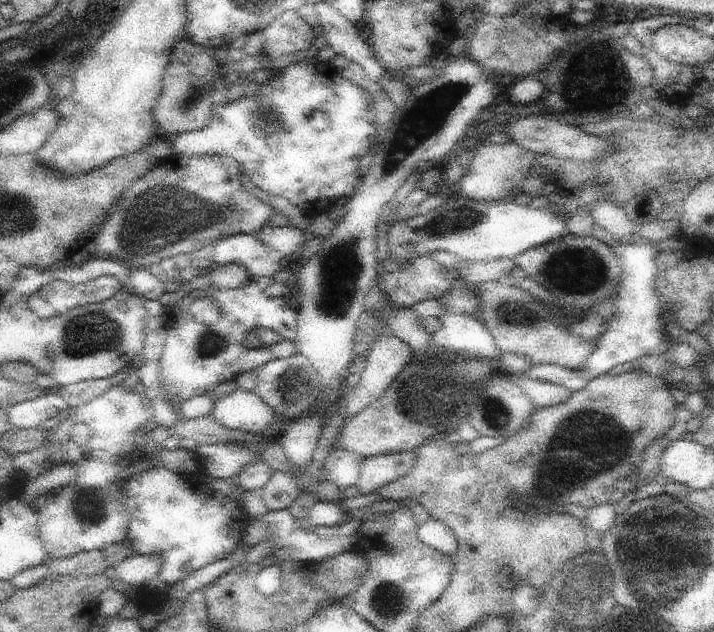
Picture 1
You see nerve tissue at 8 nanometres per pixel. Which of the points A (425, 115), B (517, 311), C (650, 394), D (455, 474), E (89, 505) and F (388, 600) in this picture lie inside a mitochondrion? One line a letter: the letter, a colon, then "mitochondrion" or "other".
A: mitochondrion
B: mitochondrion
C: other
D: other
E: mitochondrion
F: mitochondrion

